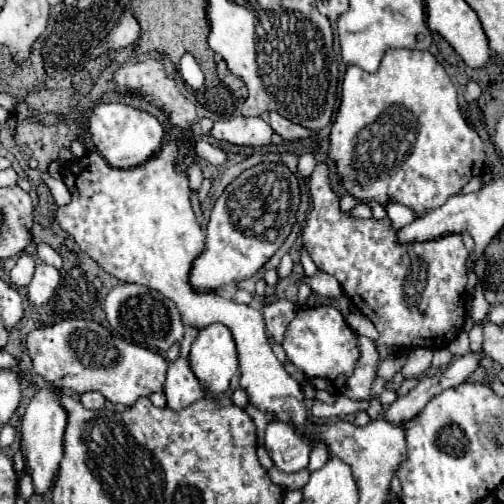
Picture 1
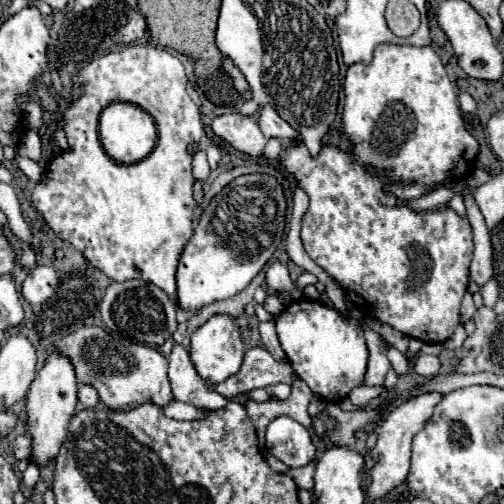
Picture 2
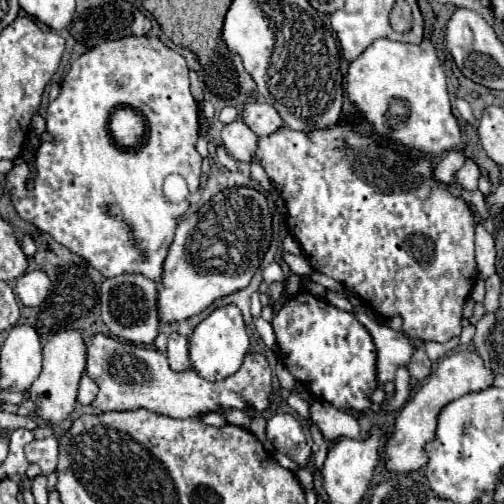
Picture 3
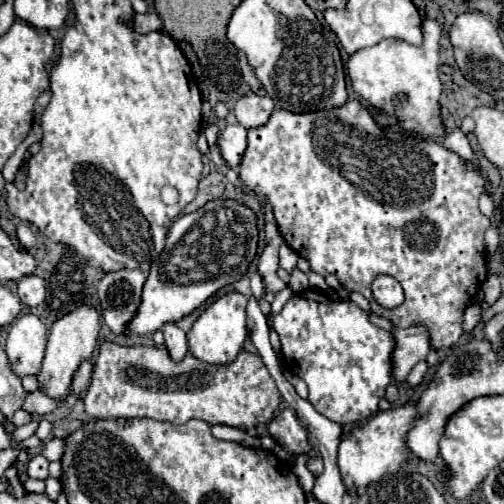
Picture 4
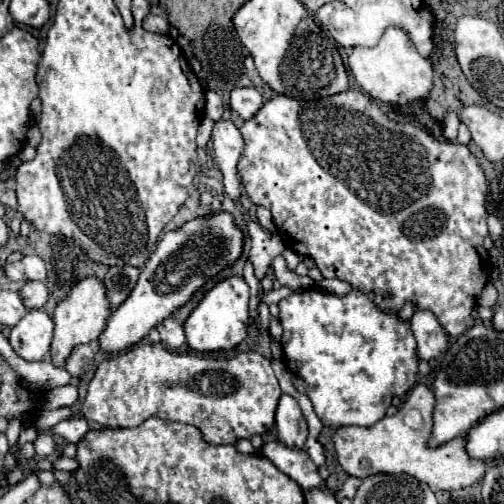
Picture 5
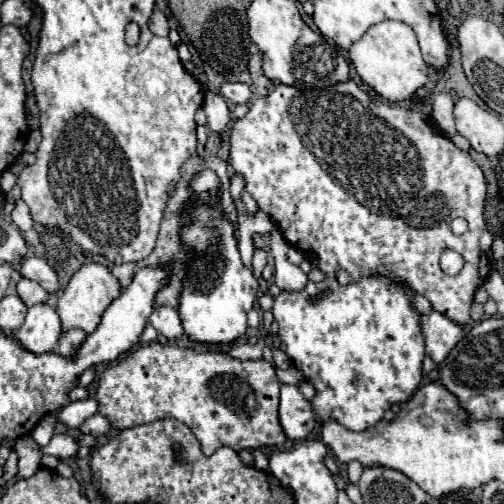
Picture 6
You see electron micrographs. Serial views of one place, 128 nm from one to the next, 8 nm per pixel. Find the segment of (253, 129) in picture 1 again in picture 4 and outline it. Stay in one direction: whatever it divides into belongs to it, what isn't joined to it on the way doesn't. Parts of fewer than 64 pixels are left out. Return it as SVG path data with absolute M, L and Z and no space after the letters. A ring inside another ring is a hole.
M228 124L218 138L218 146L220 146L222 158L232 168L238 168L246 150L246 128L242 124Z

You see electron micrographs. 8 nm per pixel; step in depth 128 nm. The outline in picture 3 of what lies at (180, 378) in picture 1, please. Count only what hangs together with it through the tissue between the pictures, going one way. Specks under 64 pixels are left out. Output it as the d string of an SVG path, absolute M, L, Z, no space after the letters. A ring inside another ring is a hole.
M170 334L168 342L168 360L170 368L174 372L184 372L190 368L190 358L188 358L188 340L180 334ZM236 408L224 410L224 418L226 418L226 422L238 424L238 426L242 426L242 428L248 428L248 426L250 426L250 418L248 418L242 410L236 410Z

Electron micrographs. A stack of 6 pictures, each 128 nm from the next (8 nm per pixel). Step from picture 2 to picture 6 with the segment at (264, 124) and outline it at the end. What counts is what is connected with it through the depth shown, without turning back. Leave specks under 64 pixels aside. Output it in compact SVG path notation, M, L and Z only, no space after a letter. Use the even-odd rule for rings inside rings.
M226 82L220 88L222 96L234 104L246 104L252 100L252 90L248 84L238 84L238 82Z

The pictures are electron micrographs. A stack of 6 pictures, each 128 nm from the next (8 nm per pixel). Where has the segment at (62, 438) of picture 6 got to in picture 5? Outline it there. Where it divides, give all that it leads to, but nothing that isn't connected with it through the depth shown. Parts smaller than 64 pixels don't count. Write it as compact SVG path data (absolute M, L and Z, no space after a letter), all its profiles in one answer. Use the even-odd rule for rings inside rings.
M42 432L42 434L38 434L38 438L34 440L34 450L36 450L36 454L38 456L50 456L52 452L54 452L54 440L52 440L52 436L50 434L46 434L46 432Z

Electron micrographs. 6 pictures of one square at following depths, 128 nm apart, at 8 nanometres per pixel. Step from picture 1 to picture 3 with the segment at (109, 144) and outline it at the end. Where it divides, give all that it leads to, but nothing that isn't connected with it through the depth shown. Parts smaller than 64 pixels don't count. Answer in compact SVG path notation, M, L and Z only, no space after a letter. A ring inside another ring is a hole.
M118 106L110 114L108 130L110 130L110 136L116 146L136 148L136 146L140 146L140 142L146 134L146 124L138 110L128 108L128 106Z

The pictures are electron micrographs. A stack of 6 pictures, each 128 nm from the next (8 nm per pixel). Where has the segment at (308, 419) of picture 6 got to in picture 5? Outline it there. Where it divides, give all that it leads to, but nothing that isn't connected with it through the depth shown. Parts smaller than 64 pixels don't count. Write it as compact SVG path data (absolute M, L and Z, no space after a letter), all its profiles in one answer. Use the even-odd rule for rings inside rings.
M282 394L276 410L276 434L288 448L304 448L308 438L308 424L302 416L298 402L292 396Z

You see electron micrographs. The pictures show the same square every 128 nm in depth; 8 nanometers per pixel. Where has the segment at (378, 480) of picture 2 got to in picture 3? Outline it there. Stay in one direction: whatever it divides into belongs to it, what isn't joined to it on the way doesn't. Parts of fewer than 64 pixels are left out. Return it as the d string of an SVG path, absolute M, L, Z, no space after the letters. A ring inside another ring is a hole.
M458 352L458 354L446 356L438 364L436 372L426 380L426 384L422 384L420 390L398 412L396 422L394 422L394 432L390 436L392 442L386 442L384 452L382 452L386 470L402 472L402 474L420 470L428 460L424 456L424 444L428 440L432 440L432 436L436 436L436 418L438 418L440 410L448 402L452 402L468 392L478 392L478 390L484 390L486 386L492 386L494 376L496 376L494 372L488 372L488 368L484 368L484 364L476 352Z

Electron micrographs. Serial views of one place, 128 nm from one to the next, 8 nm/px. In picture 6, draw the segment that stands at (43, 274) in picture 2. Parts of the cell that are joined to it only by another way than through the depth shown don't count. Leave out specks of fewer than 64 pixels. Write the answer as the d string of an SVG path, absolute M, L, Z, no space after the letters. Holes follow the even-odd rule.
M20 280L18 282L18 296L24 300L24 304L30 308L34 304L40 304L40 302L46 302L48 300L48 292L34 280Z

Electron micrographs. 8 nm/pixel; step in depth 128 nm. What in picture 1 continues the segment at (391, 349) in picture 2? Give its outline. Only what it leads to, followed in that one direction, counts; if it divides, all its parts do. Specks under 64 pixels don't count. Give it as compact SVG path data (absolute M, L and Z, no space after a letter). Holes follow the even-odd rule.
M356 312L356 314L348 314L348 326L356 332L356 334L360 334L360 336L368 336L368 338L372 338L372 340L376 340L376 336L378 336L378 332L376 332L376 328L374 328L374 324L364 316L364 314L360 314L360 312Z

